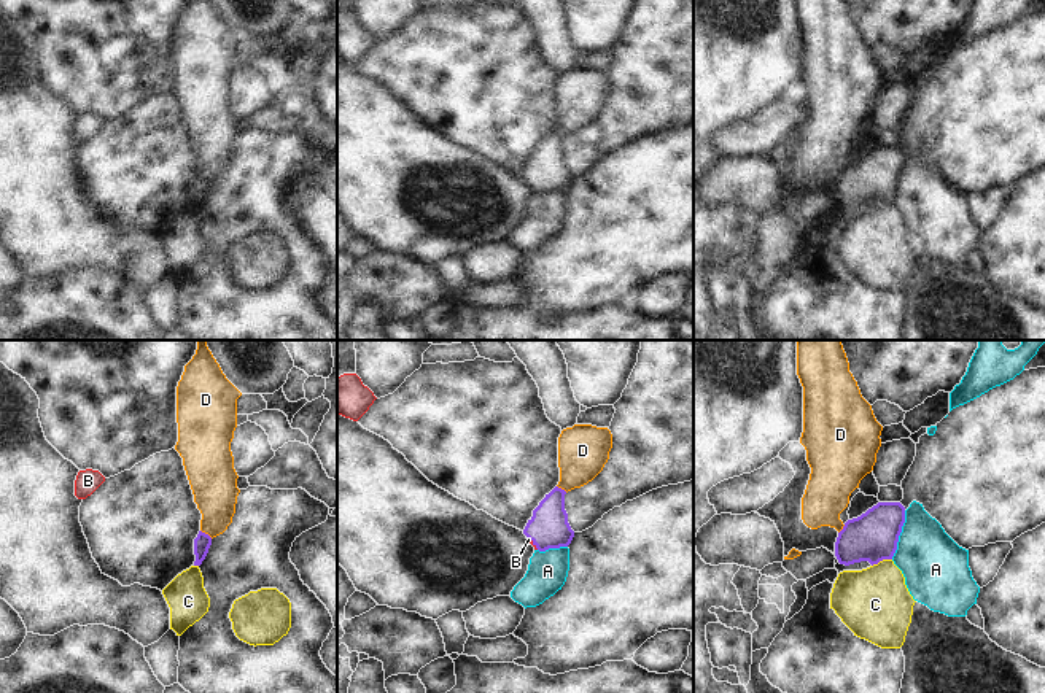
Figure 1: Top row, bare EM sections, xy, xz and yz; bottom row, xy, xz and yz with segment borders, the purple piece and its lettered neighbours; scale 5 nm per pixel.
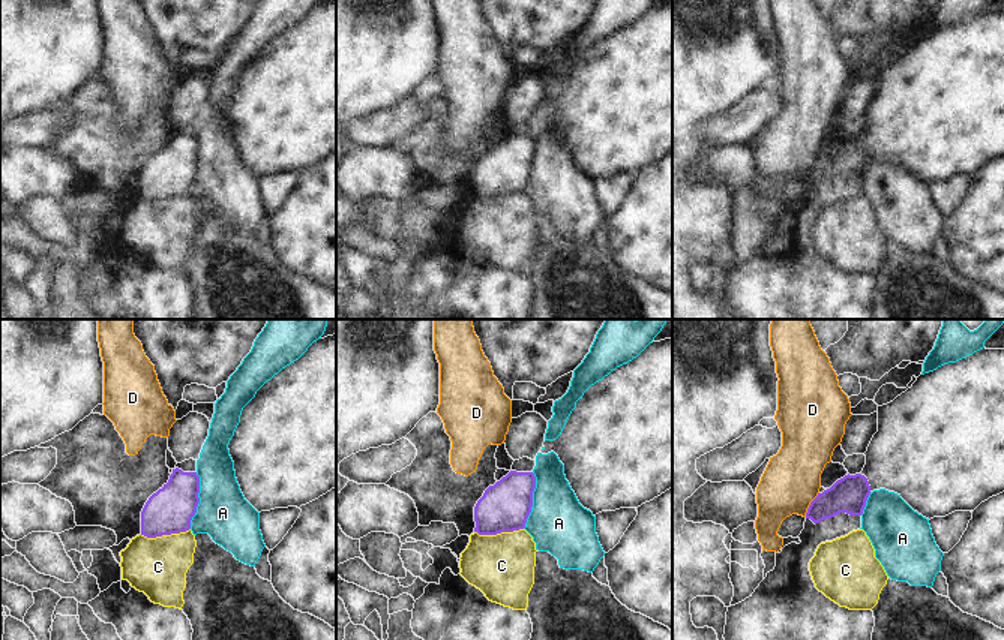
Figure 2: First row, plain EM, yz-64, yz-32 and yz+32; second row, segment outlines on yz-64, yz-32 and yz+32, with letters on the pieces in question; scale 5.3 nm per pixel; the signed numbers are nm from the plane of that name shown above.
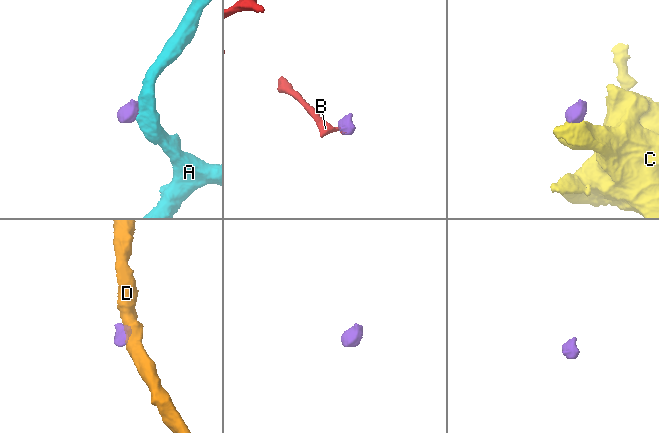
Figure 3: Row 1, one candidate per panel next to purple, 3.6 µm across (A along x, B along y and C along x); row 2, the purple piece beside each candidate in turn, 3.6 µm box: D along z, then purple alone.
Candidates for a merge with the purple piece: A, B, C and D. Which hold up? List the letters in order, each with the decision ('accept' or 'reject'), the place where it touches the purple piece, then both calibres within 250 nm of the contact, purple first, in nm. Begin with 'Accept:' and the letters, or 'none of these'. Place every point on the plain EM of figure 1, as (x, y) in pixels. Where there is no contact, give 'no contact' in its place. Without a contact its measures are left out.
Accept: B
A: reject; meets purple in yz at (899, 178); 240 nm thick on the purple side, 320 nm on the other
B: accept; meets purple in xz at (533, 188); 200 nm thick on the purple side, 20 nm on the other
C: reject; meets purple in yz at (881, 204); 240 nm thick on the purple side, 360 nm on the other
D: reject; meets purple in xy at (207, 178); 90 nm thick on the purple side, 220 nm on the other

